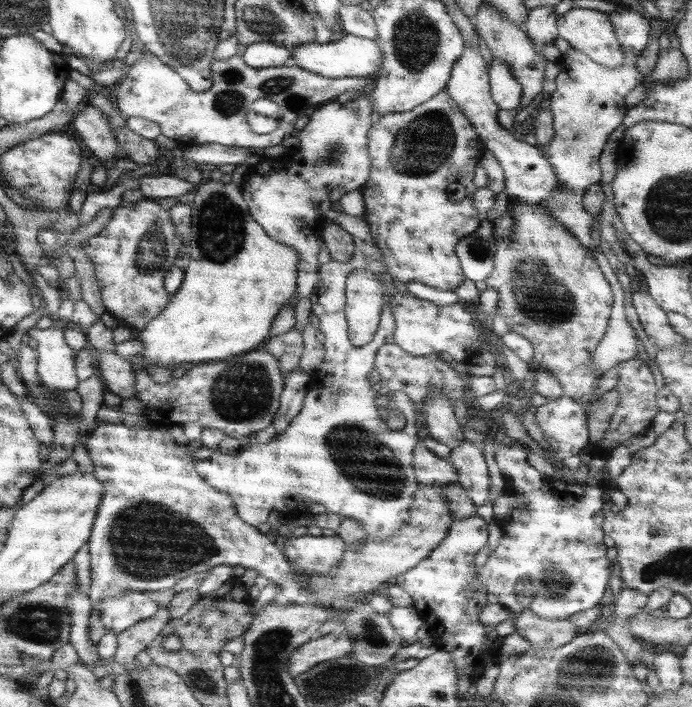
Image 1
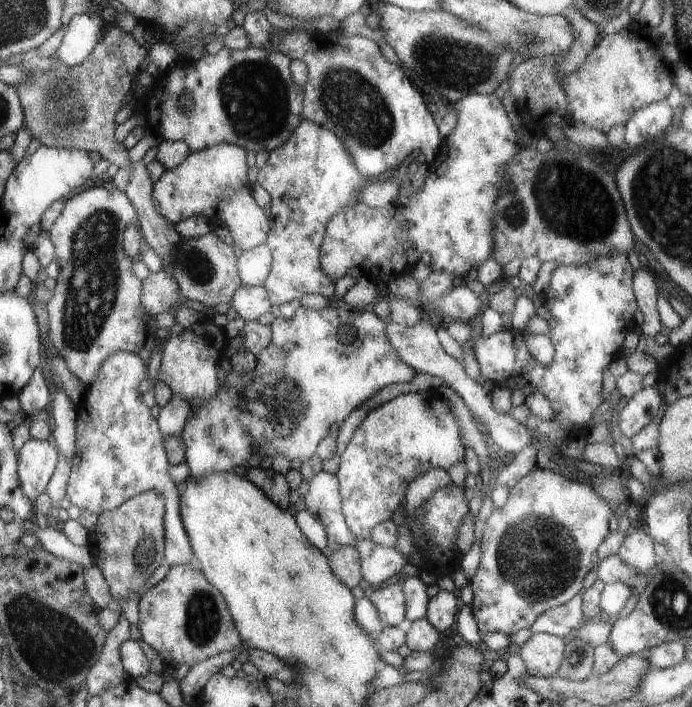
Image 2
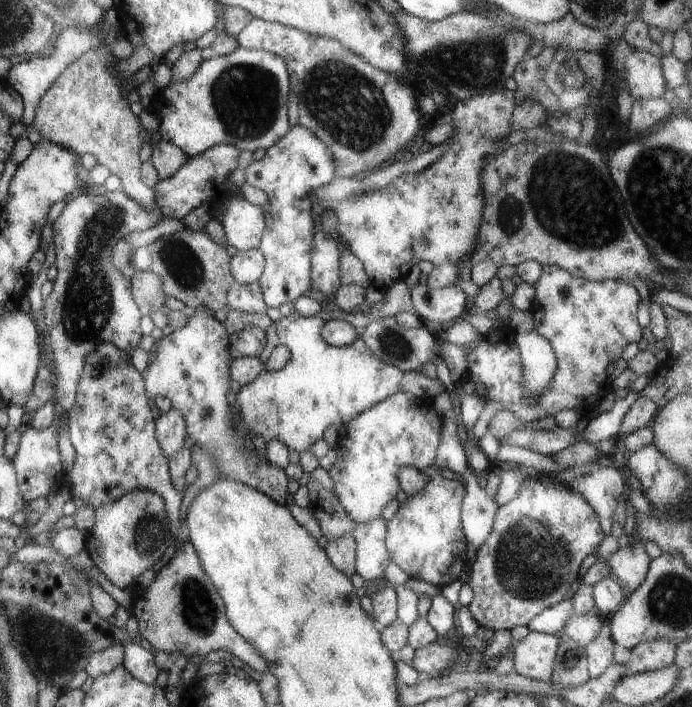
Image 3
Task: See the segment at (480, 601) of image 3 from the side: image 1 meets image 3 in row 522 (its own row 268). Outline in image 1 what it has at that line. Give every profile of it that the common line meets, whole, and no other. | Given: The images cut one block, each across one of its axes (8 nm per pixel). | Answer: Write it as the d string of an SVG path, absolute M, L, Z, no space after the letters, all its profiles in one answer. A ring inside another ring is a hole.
M508 204L502 212L492 221L493 242L495 250L493 255L493 270L485 277L486 288L497 294L497 310L503 317L509 332L514 332L529 340L532 346L532 362L540 366L559 383L563 396L573 400L586 400L584 411L599 400L593 396L592 390L601 374L588 364L589 355L594 346L603 336L610 307L612 304L611 286L599 270L598 262L593 258L592 252L582 245L575 236L561 228L555 220L545 216L537 205Z

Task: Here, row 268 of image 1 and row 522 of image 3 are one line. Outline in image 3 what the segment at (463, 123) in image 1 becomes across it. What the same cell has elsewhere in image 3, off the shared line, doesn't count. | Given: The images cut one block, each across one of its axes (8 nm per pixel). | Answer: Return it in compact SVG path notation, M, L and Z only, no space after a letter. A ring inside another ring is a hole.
M434 475L421 492L405 499L386 521L384 544L395 563L410 578L443 587L460 578L469 563L466 540L461 530L460 504L464 495L462 480Z

